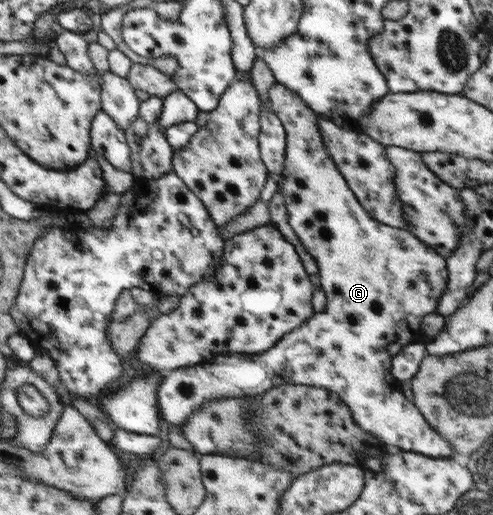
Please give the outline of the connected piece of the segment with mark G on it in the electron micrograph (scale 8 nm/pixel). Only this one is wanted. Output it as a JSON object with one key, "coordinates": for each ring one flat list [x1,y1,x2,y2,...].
{"coordinates":[[275,81,269,88,268,97,271,101,272,109,284,123,287,134,286,162,283,171,280,173,279,189,284,193,285,203,290,215,289,223,293,226,295,233,297,233,299,239,305,244,311,256,317,261,319,273,317,274,316,281,318,285,319,281,321,281,321,287,323,287,323,291,327,293,327,305,322,312,315,312,313,319,309,319,307,323,303,323,299,329,293,333,287,333,287,337,279,340,278,343,275,344,275,347,269,349,265,355,263,355,263,353,261,353,261,355,243,355,243,353,235,353,235,355,233,355,233,353,229,353,227,357,217,357,217,361,207,363,207,365,193,365,193,367,183,367,183,369,174,369,166,373,165,379,162,380,162,384,158,389,158,403,160,404,160,410,163,413,162,417,164,417,165,423,168,423,171,429,181,434,182,427,190,421,192,414,199,412,203,406,207,406,207,404,211,404,211,402,215,402,215,400,261,396,267,394,275,387,285,384,312,385,313,387,324,387,339,394,339,396,343,398,343,402,347,403,347,406,351,408,357,425,361,429,378,437,383,443,399,447,401,450,422,453,429,457,453,457,456,451,454,451,454,447,452,447,450,441,447,441,447,438,443,437,442,434,427,421,427,418,422,414,422,410,414,403,411,403,411,397,407,397,407,393,403,393,403,381,399,381,399,378,392,374,394,357,397,356,403,348,419,340,418,334,421,333,421,323,423,323,423,319,425,319,429,313,437,313,440,308,439,300,443,298,443,294,445,294,445,290,447,290,447,286,449,286,448,259,441,257,441,254,436,249,433,249,430,245,421,241,413,232,407,229,399,229,385,225,383,222,371,217,371,214,351,189,350,183,339,169,338,163,328,152,326,141,324,140,324,133,318,124,318,119,320,119,321,115,314,109,311,109,311,106,308,106,307,102,298,93,295,93,295,90,289,89,284,83]]}

